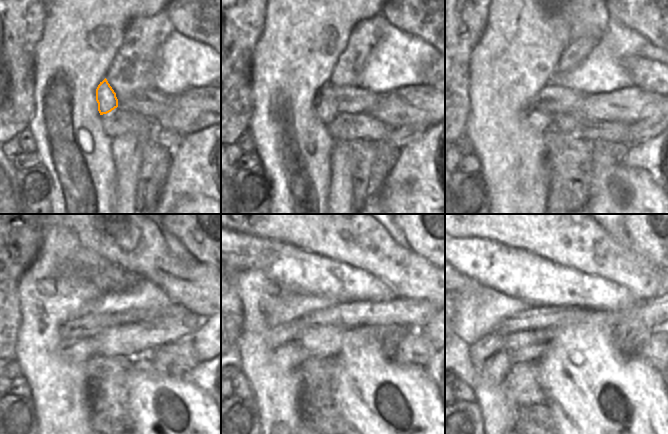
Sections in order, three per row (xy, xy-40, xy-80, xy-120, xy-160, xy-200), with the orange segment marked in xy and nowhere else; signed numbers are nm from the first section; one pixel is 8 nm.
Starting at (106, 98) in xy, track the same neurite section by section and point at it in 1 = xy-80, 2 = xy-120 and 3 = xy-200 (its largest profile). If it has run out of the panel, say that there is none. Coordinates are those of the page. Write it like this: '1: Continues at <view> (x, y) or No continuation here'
1: Continues at xy-80 (541, 119)
2: Continues at xy-120 (77, 350)
3: Continues at xy-200 (493, 371).

